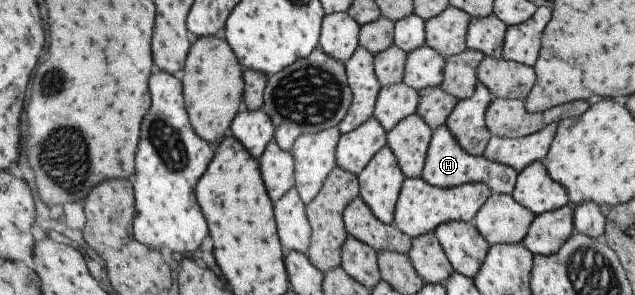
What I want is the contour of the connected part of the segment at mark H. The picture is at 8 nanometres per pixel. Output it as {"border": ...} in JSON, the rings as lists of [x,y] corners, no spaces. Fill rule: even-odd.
{"border":[[[444,124],[437,127],[431,135],[422,178],[431,186],[439,188],[453,188],[468,182],[485,183],[492,192],[511,194],[518,174],[519,172],[513,167],[490,161],[484,155],[475,156],[464,151],[448,129],[448,126]]]}

